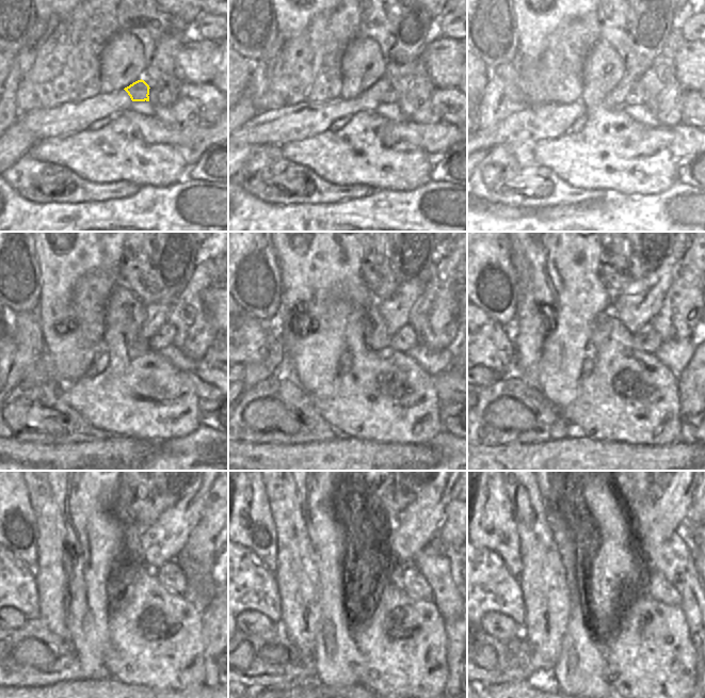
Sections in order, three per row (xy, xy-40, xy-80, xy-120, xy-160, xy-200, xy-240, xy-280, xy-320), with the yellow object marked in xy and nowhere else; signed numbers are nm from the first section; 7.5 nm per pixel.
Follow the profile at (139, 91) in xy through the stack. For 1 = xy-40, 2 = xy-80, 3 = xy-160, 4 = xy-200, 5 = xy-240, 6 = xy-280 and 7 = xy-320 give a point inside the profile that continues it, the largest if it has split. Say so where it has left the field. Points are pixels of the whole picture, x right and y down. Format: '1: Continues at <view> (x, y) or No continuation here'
1: Continues at xy-40 (391, 96)
2: Continues at xy-80 (636, 97)
3: Continues at xy-160 (404, 339)
4: Continues at xy-200 (646, 338)
5: Continues at xy-240 (171, 576)
6: Continues at xy-280 (407, 576)
7: Continues at xy-320 (655, 585)

